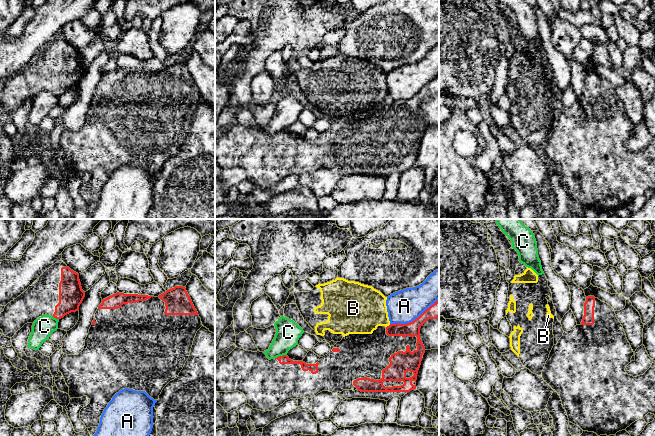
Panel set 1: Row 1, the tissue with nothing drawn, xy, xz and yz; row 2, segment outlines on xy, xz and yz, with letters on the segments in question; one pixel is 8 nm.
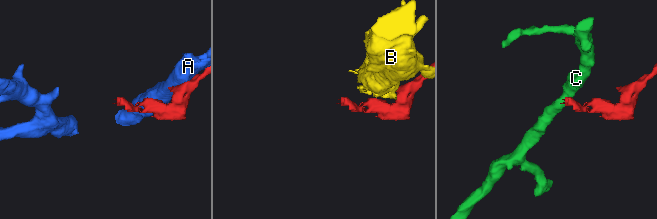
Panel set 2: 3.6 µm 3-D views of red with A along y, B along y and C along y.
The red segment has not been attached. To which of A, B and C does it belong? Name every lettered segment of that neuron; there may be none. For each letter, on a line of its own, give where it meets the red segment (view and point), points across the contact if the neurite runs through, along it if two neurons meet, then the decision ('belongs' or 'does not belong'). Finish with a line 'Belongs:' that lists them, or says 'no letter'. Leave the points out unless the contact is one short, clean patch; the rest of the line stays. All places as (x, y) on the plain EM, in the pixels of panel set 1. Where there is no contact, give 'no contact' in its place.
A: meets red in xz at (415, 95); does not belong
B: meets red in xz at (389, 101); border along xz (390, 100), (386, 103); does not belong
C: meets red in xz at (280, 132); border along xz (286, 130), (275, 134); does not belong
Belongs: no letter

